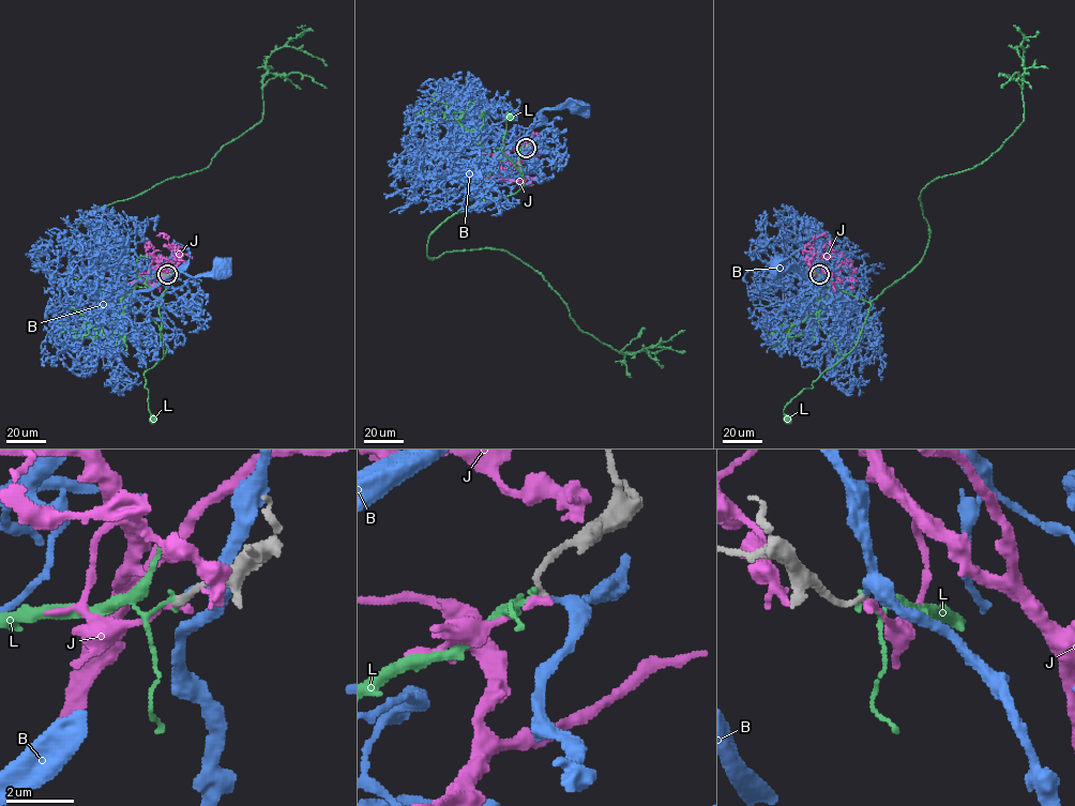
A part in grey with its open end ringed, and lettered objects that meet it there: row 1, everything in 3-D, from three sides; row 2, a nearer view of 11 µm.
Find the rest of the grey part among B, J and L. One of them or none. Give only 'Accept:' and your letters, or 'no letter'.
Accept: B

